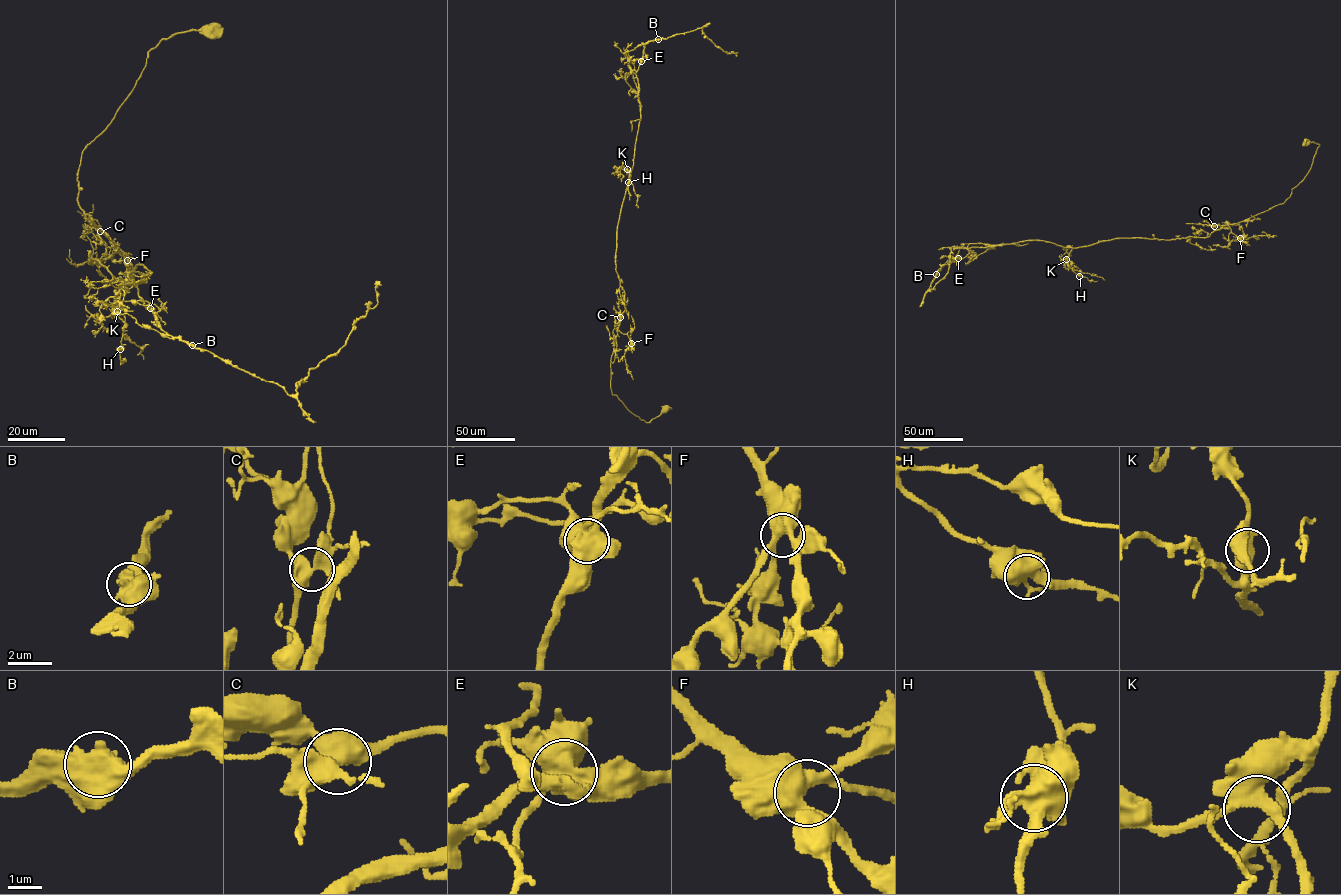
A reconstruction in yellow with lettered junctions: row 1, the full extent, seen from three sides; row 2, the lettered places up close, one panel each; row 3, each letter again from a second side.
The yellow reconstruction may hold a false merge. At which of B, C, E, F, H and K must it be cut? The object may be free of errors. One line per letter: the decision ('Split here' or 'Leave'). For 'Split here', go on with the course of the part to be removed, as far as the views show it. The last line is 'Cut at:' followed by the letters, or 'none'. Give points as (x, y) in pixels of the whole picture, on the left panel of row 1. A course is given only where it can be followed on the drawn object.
B: Leave
C: Leave
E: Split here. Course of the part to remove: (150, 308), (169, 335), (292, 395), (296, 383), (344, 345), (352, 325), (376, 306), (381, 285)
F: Leave
H: Leave
K: Leave
Cut at: E

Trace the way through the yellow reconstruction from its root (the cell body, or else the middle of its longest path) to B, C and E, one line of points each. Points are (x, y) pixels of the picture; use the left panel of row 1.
B: (209, 32), (148, 52), (77, 178), (111, 256), (90, 263), (122, 283), (142, 264), (144, 305), (192, 345)
C: (209, 32), (176, 32), (152, 48), (130, 94), (83, 151), (78, 202), (90, 224), (100, 231)
E: (209, 32), (148, 52), (78, 169), (111, 256), (90, 263), (122, 283), (142, 264), (128, 277), (150, 308)

